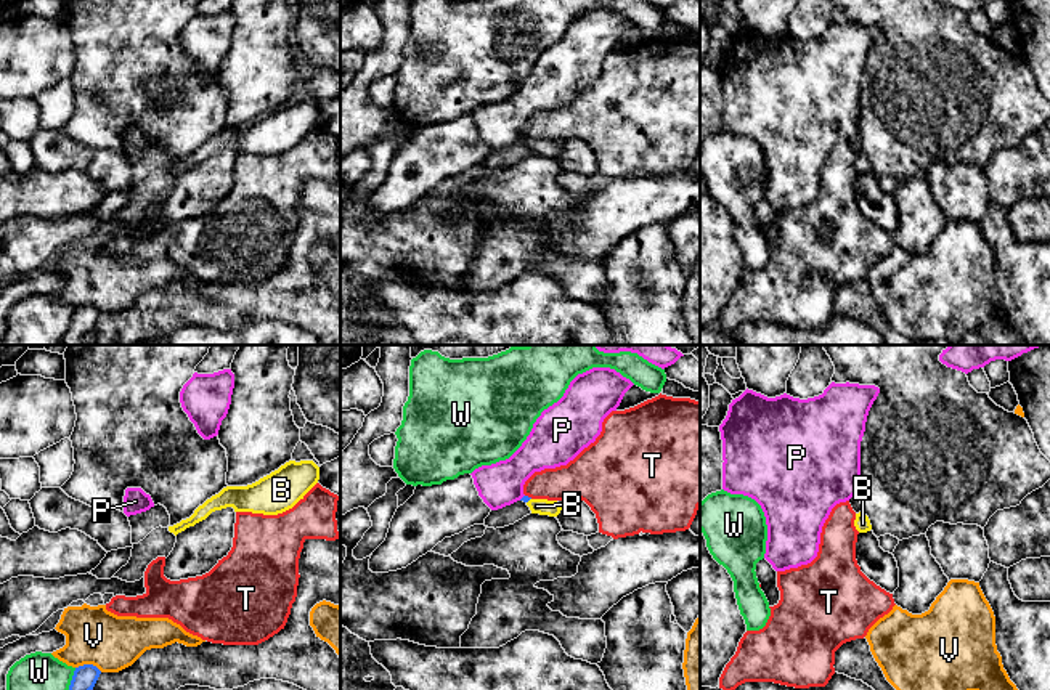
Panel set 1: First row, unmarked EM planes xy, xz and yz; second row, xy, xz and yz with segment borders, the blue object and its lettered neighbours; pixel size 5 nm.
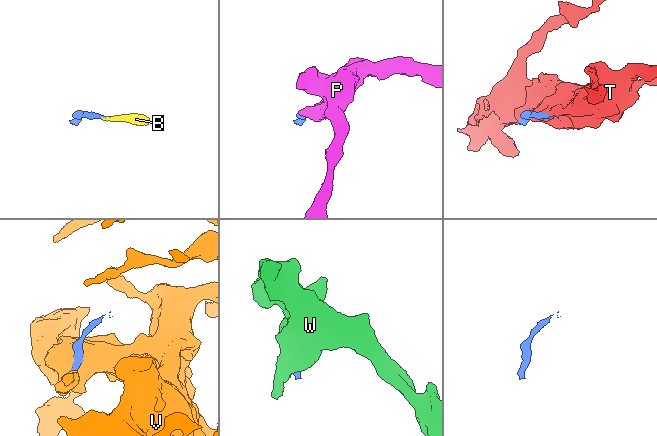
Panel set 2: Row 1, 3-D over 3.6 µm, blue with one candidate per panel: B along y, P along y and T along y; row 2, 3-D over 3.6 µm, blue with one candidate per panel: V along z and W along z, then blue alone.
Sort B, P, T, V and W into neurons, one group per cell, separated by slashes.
B / P / T / V / W

